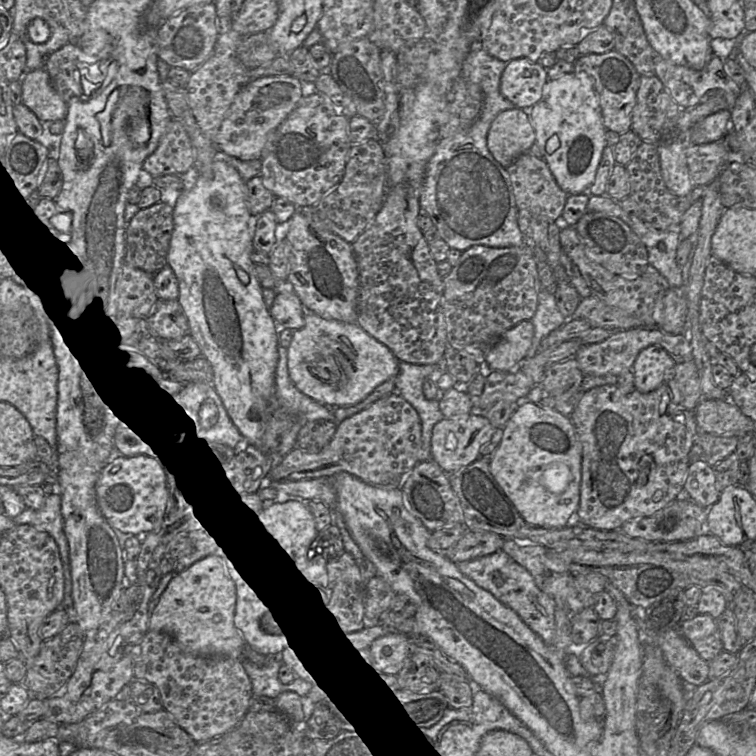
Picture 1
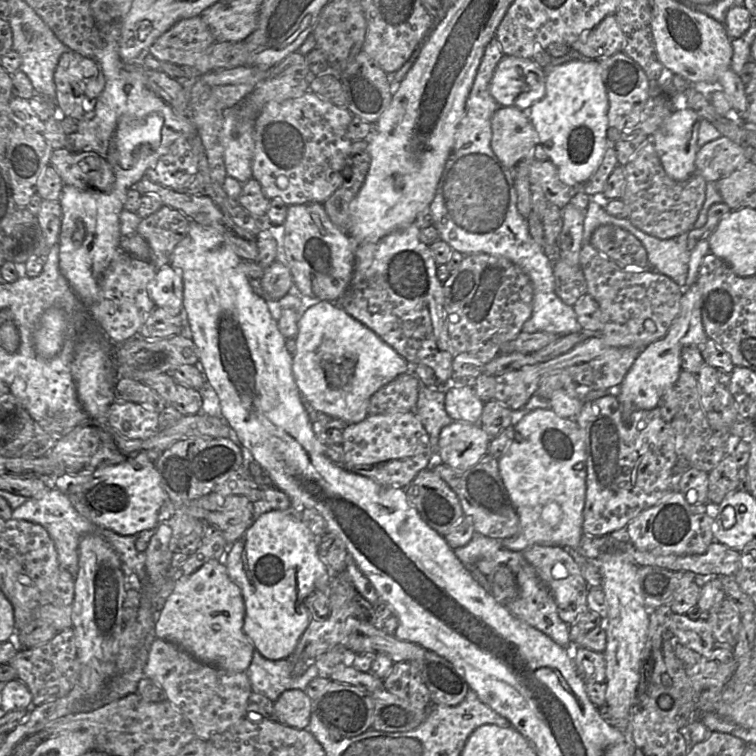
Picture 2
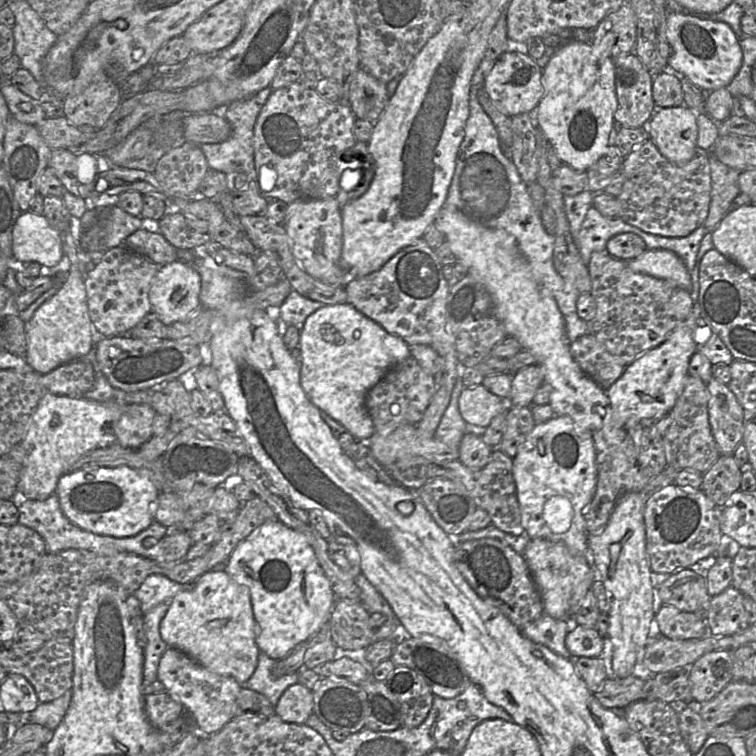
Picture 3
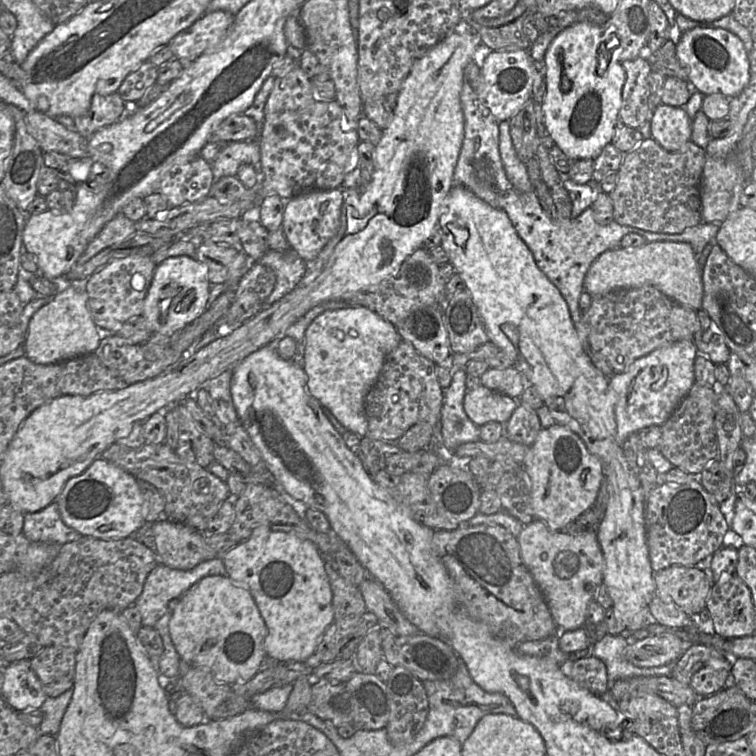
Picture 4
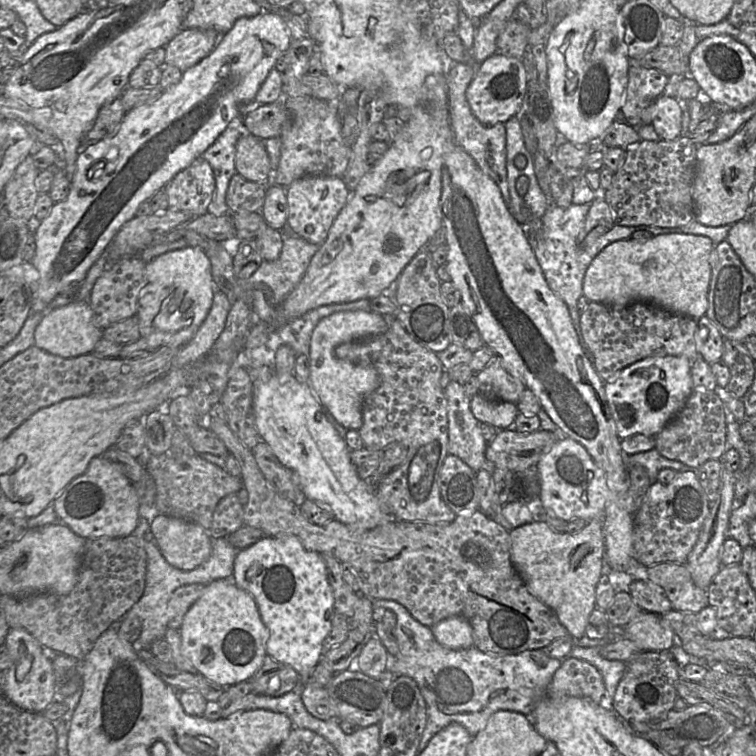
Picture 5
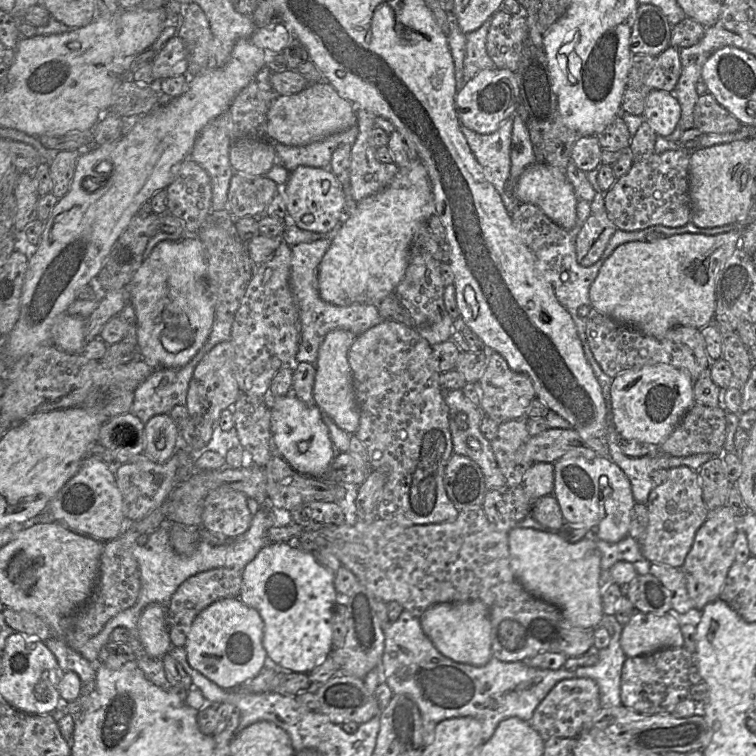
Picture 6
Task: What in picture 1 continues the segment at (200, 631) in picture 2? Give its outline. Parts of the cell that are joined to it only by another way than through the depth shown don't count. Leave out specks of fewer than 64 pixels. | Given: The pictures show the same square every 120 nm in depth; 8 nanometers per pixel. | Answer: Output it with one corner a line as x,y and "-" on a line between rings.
221,553
203,558
177,574
151,612
149,629
170,634
186,651
200,657
225,656
242,661
246,644
234,623
236,585

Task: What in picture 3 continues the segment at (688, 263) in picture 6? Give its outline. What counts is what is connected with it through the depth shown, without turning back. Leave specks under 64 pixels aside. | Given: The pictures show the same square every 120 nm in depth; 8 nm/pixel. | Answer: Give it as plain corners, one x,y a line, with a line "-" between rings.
646,249
638,257
626,261
626,264
634,272
671,281
690,292
691,273
680,257
670,250

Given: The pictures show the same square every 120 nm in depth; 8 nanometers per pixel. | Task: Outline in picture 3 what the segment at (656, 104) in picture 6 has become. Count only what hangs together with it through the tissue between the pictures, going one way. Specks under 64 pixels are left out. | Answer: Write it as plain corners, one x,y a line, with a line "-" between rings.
685,105
657,108
649,120
649,139
671,163
683,166
694,156
698,126
696,113

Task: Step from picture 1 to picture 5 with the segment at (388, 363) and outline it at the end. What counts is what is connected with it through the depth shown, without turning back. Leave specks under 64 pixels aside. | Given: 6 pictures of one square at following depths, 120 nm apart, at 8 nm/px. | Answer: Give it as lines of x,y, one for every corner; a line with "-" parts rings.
352,310
336,312
324,317
311,335
309,384
315,397
348,430
360,430
363,424
362,408
365,398
380,384
380,377
373,366
361,366
336,356
340,345
367,339
386,332
388,321
374,311

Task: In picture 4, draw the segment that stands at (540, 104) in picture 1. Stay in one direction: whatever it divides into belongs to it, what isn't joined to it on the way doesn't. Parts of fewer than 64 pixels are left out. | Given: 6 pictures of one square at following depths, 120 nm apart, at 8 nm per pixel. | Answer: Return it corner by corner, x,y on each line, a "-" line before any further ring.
592,22
575,23
557,34
544,56
544,125
554,143
573,160
594,160
611,142
618,120
626,79
620,45
619,52
616,49
611,53
607,71
603,75
597,73
598,47
609,32
610,28

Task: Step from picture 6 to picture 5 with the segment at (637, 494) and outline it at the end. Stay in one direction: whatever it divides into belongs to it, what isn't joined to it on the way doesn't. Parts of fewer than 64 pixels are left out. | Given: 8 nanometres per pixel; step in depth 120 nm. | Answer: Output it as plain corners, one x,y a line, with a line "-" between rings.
655,448
630,456
623,453
623,462
627,470
633,466
643,467
651,481
651,485
657,482
657,475
664,468
672,469
676,472
691,471
696,474
696,468
687,466
679,461
668,460
661,456

